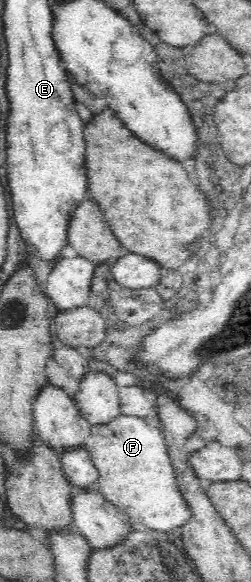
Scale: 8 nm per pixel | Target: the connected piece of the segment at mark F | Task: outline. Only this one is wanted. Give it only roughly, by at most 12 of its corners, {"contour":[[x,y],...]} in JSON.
{"contour":[[120,390],[93,427],[98,491],[134,529],[188,523],[164,434],[158,391]]}

